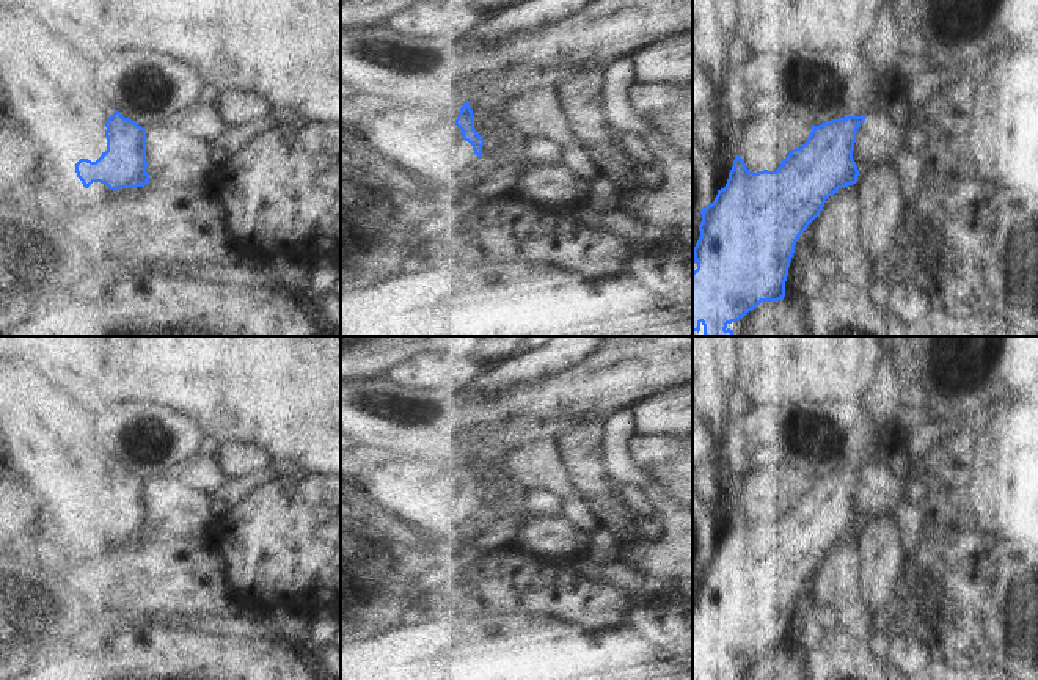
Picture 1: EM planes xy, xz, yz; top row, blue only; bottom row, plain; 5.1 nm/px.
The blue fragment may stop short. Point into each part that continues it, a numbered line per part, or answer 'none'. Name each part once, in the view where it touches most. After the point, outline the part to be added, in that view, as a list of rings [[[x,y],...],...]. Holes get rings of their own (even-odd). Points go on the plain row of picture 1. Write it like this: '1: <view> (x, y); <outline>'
1: xz (424, 504); [[[419,454],[411,455],[400,465],[385,465],[372,471],[367,484],[367,496],[378,510],[378,515],[394,525],[394,536],[407,536],[410,543],[430,553],[433,545],[465,529],[468,520],[481,512],[473,498],[462,490],[457,477],[441,473],[444,460],[440,457]]]

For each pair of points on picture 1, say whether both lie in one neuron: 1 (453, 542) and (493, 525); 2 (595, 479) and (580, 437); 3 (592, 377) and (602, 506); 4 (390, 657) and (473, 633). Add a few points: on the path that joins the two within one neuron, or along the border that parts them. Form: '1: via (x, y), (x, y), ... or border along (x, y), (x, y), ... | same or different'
1: via (462, 542), (470, 542), (484, 528) | same
2: via (586, 468), (581, 448) | same
3: border along (603, 416), (577, 424), (561, 434) | different
4: via (410, 646), (427, 632), (453, 630) | same

